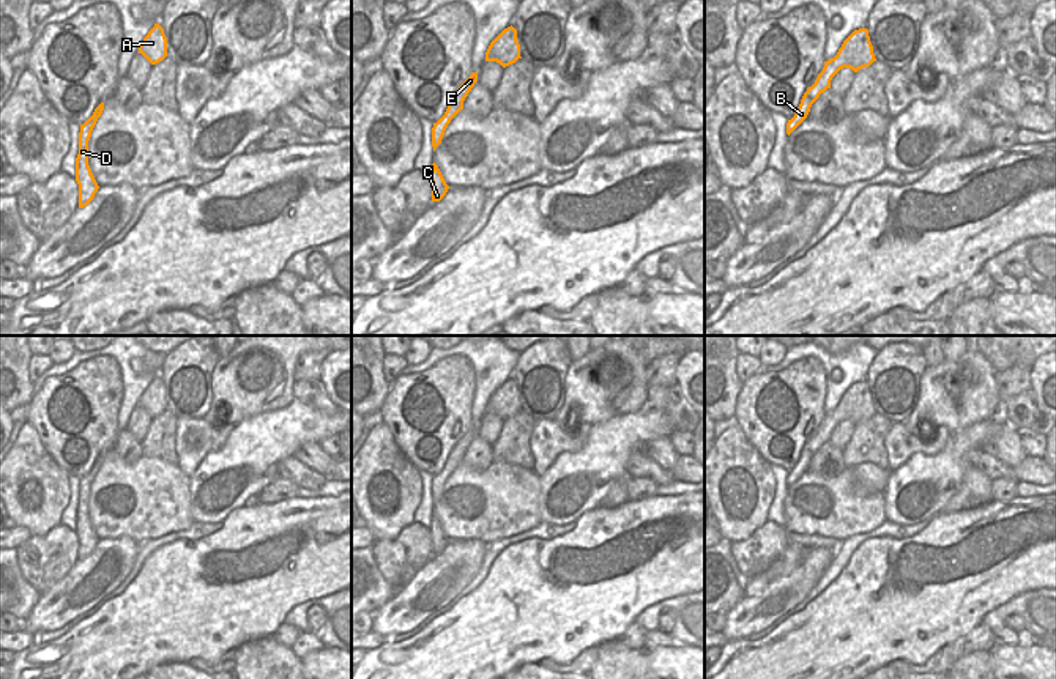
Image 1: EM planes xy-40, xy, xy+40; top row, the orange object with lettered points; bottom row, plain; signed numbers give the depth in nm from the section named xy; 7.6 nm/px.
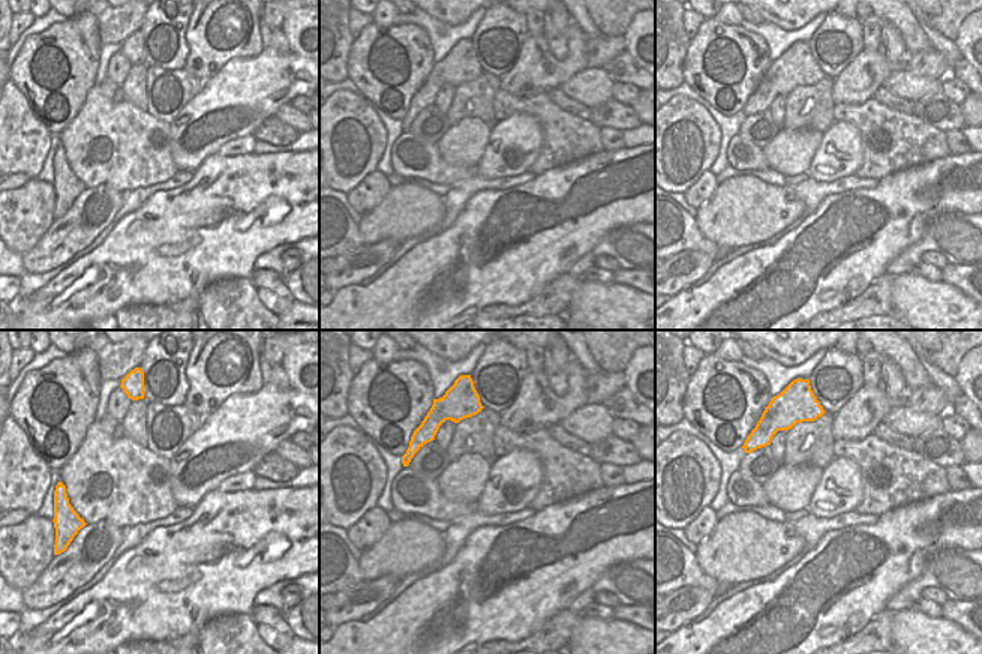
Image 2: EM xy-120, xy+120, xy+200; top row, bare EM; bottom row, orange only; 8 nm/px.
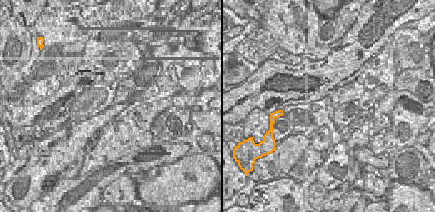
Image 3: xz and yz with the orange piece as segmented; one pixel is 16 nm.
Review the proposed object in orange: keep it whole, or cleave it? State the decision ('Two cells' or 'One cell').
One cell.

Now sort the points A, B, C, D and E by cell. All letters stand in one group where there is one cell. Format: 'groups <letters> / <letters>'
groups A B C D E

